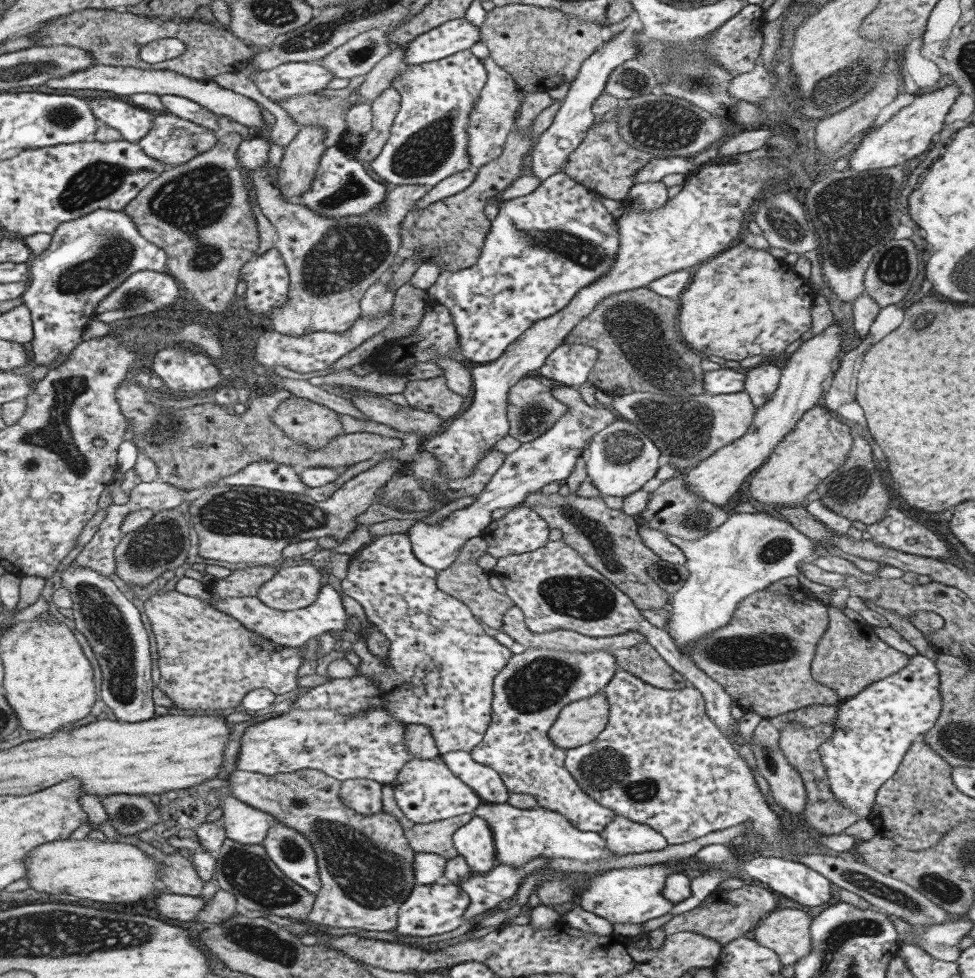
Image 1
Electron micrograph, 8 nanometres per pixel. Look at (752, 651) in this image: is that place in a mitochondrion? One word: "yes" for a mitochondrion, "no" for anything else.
yes

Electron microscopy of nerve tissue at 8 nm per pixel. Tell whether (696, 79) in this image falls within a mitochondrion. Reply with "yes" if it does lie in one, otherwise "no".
yes

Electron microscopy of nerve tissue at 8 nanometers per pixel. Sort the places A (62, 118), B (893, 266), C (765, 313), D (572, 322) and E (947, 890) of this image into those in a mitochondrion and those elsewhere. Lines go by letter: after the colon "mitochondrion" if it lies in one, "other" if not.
A: mitochondrion
B: mitochondrion
C: other
D: other
E: mitochondrion

